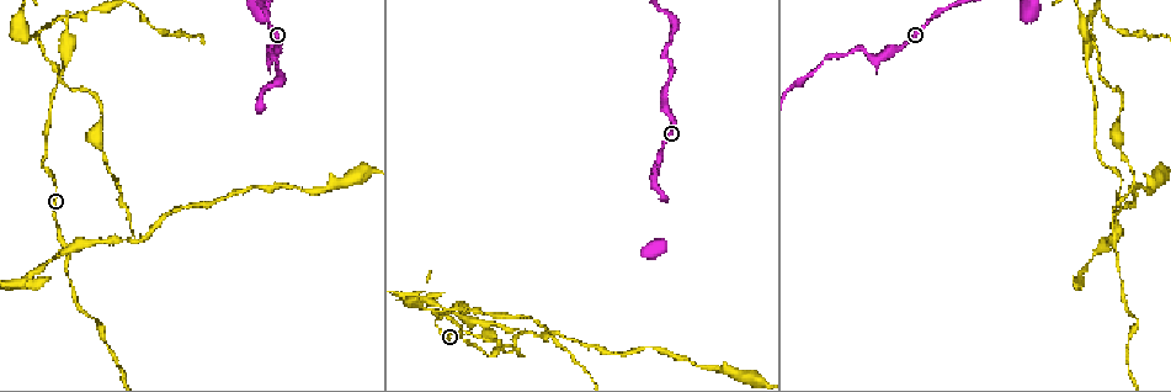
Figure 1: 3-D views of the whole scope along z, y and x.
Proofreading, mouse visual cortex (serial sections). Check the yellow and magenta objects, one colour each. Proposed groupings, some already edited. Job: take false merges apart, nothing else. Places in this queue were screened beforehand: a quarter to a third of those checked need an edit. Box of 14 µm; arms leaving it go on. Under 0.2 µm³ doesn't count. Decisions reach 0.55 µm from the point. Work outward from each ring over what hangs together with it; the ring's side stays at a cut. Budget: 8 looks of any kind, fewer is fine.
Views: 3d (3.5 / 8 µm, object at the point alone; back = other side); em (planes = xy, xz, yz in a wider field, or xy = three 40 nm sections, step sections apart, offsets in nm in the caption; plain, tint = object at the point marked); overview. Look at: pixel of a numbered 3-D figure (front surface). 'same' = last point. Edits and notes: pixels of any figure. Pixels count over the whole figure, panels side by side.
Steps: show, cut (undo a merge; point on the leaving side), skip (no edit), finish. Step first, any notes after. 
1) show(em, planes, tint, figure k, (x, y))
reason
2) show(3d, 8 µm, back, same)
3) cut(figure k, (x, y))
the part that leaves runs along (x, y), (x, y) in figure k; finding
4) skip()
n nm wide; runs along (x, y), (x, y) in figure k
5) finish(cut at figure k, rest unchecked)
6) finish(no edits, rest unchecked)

show(3d, 3.5 µm, figure 1, (664, 99))
abrupt turn

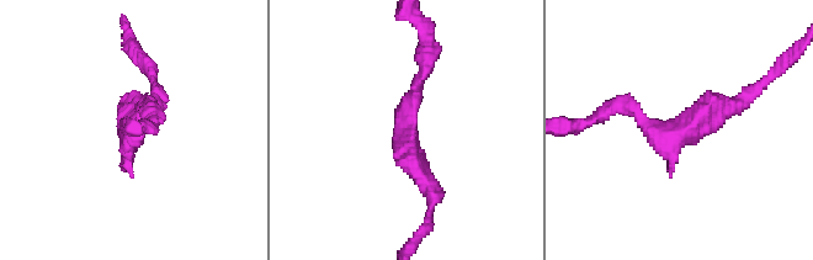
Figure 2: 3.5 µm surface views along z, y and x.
show(em, planes, tint, figure 2, (407, 128))
need the tissue

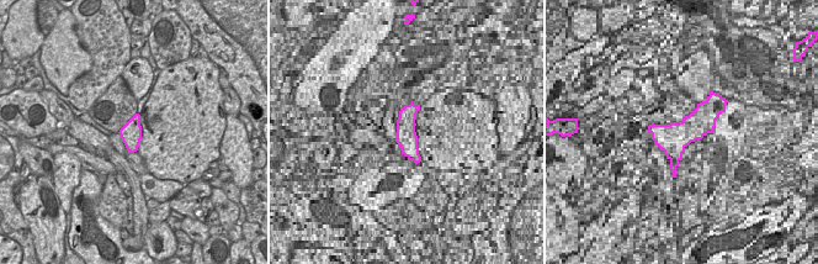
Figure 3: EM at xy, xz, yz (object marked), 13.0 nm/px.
skip()
280 nm wide; runs along (429, 189), (407, 144), (425, 59) in figure 2; all the same cell

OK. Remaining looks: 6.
show(3d, 3.5 µm, figure 1, (821, 61))
a narrow waist

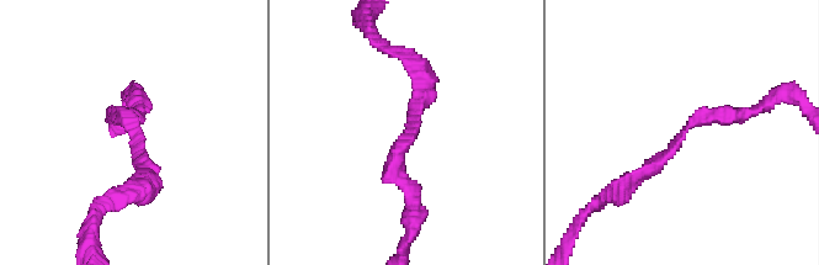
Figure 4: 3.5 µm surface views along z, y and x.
show(em, xy, step 3, plain, figure 4, (415, 127))
need the tissue

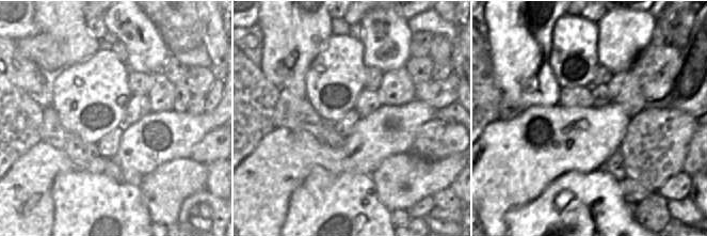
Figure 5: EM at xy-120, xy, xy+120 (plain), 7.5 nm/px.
show(em, xy, step 3, tint, same)

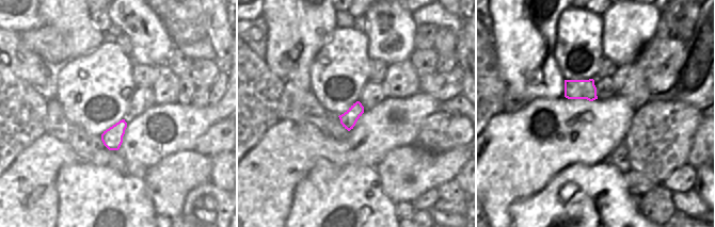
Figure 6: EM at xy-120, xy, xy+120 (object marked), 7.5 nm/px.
skip()
runs along (742, 112), (700, 116), (625, 184) in figure 4; all the same cell

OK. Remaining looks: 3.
show(3d, 3.5 µm, figure 1, (96, 320))
narrows sharply

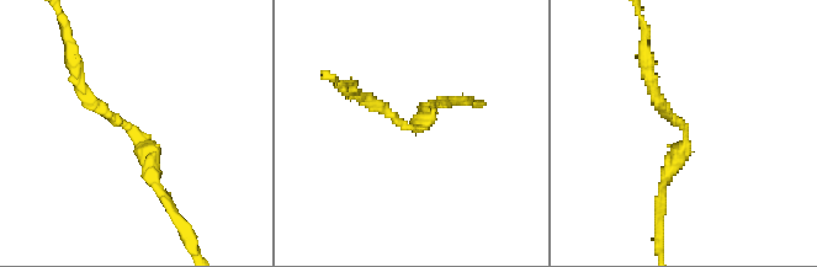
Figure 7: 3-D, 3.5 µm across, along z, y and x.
show(em, xy, step 2, tint, figure 7, (685, 138))
arms of 150, 200 nm

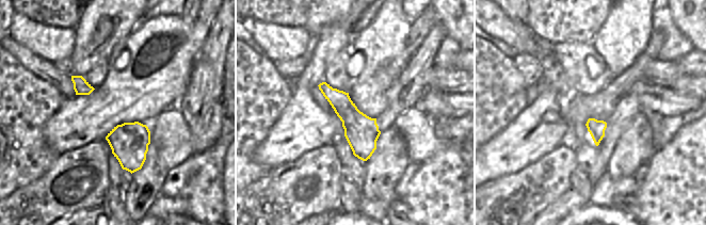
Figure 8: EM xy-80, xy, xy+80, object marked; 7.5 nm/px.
skip()
260 nm wide; runs along (80, 84), (141, 144), (168, 201) in figure 7; one cell here

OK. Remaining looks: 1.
finish(no edits, rest unchecked)

